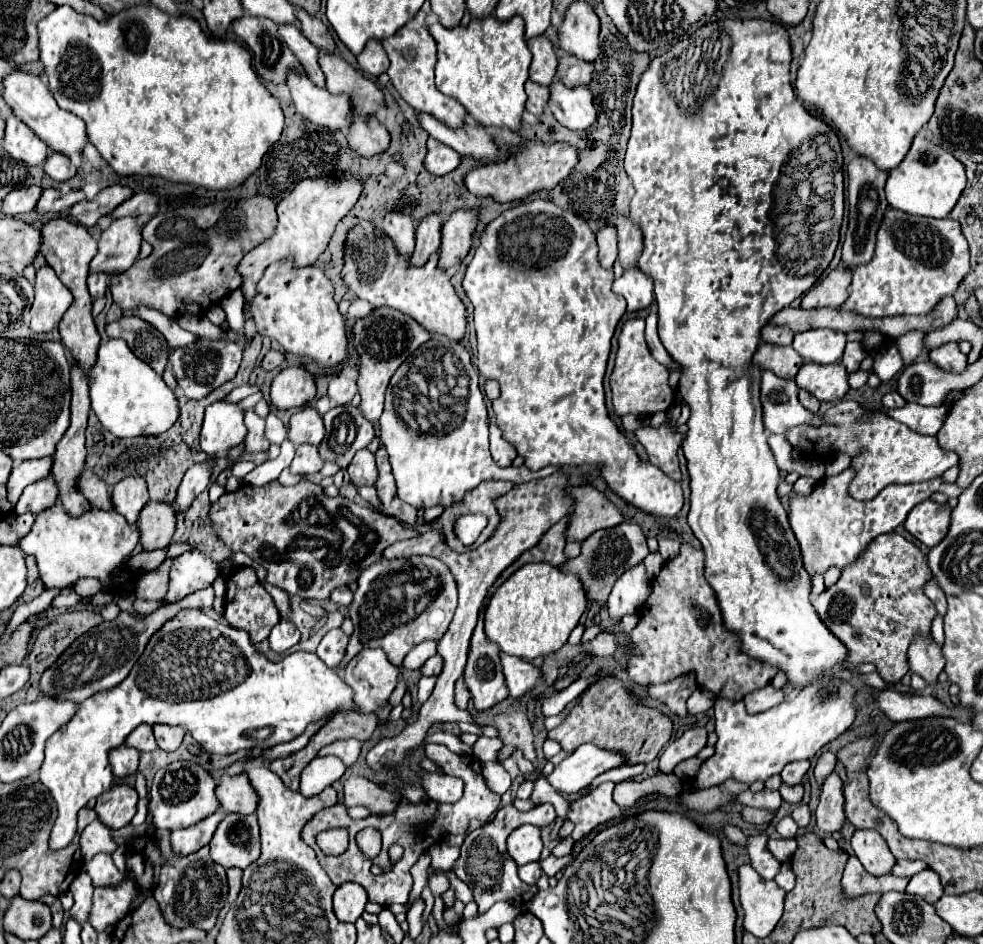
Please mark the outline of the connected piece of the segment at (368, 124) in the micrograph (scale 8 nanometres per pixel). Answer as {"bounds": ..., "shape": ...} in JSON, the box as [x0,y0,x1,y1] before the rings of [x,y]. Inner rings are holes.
{"bounds":[347,116,389,156],"shape":[[[355,116],[349,134],[347,134],[349,146],[359,154],[359,156],[379,156],[389,148],[389,132],[375,116],[361,118]]]}

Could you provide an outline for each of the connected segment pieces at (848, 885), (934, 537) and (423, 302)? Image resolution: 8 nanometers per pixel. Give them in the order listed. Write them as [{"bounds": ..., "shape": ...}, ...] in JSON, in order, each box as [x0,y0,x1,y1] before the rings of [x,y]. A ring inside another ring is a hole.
[{"bounds":[841,854,909,898],"shape":[[[849,854],[849,860],[845,864],[845,872],[841,878],[841,888],[845,898],[859,898],[861,894],[873,894],[873,892],[879,892],[879,894],[885,894],[891,890],[905,892],[907,882],[909,882],[907,878],[897,878],[893,874],[871,876],[861,866],[861,862],[853,854]]]},{"bounds":[903,500,951,548],"shape":[[[925,500],[909,512],[903,526],[919,542],[923,542],[925,546],[931,548],[931,546],[939,544],[941,538],[947,534],[949,518],[951,518],[951,508],[947,504],[937,504],[933,500]]]},{"bounds":[343,222,467,342],"shape":[[[359,222],[345,242],[343,278],[357,298],[367,300],[373,308],[387,306],[401,310],[417,320],[429,334],[441,334],[449,340],[461,342],[467,332],[467,310],[455,294],[449,276],[437,268],[437,254],[433,254],[421,268],[407,268],[409,256],[399,256],[387,236],[375,230],[369,222]]]}]

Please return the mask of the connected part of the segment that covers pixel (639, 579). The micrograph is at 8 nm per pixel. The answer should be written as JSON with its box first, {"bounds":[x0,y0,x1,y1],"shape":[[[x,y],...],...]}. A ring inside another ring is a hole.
{"bounds":[607,564,651,620],"shape":[[[643,564],[627,570],[613,586],[607,610],[611,620],[621,620],[627,614],[635,614],[641,610],[643,602],[651,594],[651,580],[645,576]]]}

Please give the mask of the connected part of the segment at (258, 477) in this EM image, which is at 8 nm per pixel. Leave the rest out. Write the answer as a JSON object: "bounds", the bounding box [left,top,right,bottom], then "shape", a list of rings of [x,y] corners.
{"bounds":[245,439,295,486],"shape":[[[288,439],[283,440],[283,444],[281,444],[281,454],[279,454],[275,460],[267,460],[267,462],[263,462],[261,466],[257,466],[255,470],[251,470],[251,472],[245,476],[245,482],[247,482],[247,484],[261,486],[261,484],[265,484],[265,482],[277,480],[279,472],[291,464],[293,456],[295,456],[295,446],[293,446]]]}

